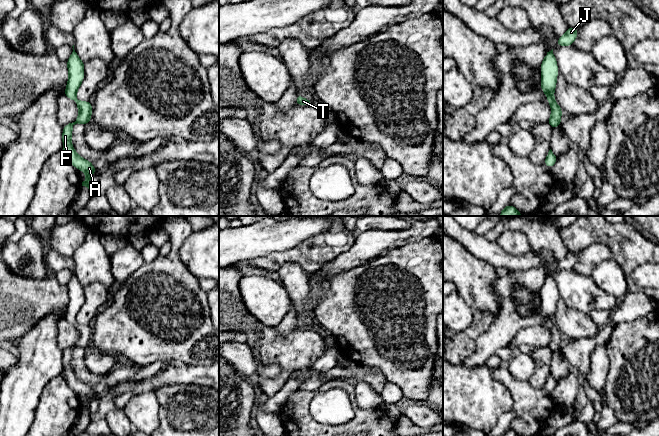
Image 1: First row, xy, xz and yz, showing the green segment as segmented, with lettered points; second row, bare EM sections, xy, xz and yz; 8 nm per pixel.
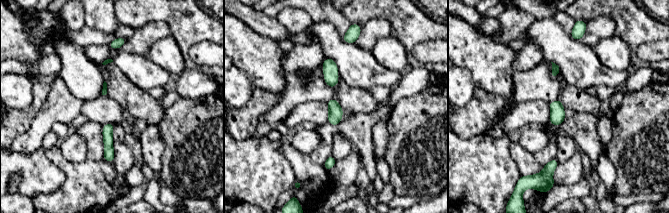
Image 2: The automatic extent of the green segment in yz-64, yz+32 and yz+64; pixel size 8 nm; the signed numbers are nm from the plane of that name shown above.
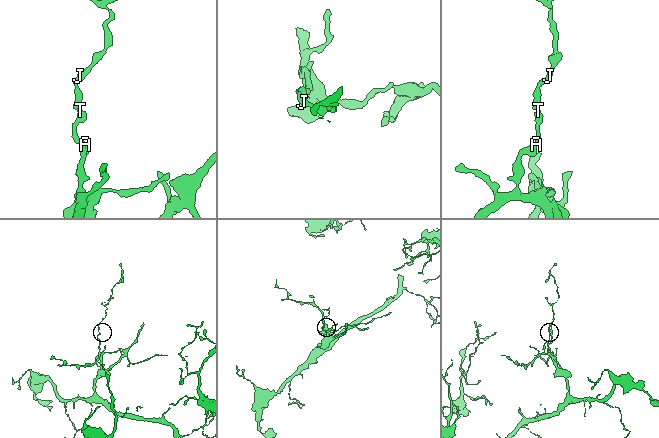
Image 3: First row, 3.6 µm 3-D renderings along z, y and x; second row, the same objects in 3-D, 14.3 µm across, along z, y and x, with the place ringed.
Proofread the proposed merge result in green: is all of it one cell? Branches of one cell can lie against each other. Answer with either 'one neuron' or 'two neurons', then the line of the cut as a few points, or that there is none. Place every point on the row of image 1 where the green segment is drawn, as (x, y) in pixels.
one neuron; cut none

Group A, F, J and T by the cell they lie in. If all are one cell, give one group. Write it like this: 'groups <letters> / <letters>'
groups A F J T

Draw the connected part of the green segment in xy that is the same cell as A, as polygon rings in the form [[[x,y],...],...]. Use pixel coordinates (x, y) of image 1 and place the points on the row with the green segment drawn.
[[[74,45],[72,47],[73,52],[67,60],[69,79],[64,95],[66,95],[69,99],[75,101],[76,105],[79,108],[79,115],[75,122],[63,126],[62,152],[64,153],[65,157],[71,165],[75,166],[77,169],[83,171],[87,175],[87,178],[82,182],[82,186],[85,186],[90,189],[90,180],[92,178],[92,174],[96,173],[96,169],[90,161],[81,158],[75,152],[71,142],[73,126],[77,123],[86,125],[91,120],[92,114],[91,102],[79,101],[76,99],[76,92],[84,78],[84,63],[80,60],[77,53],[75,52]]]

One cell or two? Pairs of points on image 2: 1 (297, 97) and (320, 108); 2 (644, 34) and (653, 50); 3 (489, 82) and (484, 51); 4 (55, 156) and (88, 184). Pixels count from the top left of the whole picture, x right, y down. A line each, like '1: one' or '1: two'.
1: two
2: two
3: one
4: one

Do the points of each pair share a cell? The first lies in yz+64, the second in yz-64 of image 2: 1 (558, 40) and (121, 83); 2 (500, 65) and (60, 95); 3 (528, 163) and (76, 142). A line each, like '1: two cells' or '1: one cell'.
1: two cells
2: two cells
3: two cells

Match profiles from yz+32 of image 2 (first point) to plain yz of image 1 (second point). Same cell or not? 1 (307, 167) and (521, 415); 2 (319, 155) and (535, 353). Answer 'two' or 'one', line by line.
1: one
2: one

